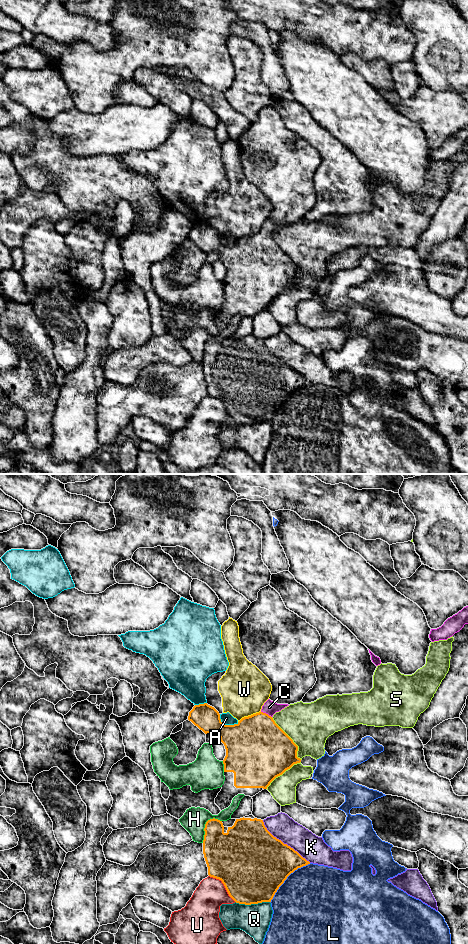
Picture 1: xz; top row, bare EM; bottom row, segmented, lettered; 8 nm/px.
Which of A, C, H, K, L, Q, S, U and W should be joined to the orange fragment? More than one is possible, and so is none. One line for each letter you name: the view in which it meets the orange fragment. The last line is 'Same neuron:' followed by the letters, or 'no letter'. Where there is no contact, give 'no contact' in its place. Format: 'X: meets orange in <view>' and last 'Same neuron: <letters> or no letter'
C: meets orange in xz
Same neuron: C

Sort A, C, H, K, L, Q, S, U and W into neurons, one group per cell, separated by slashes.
A / C / H / K / L / Q / S / U / W

